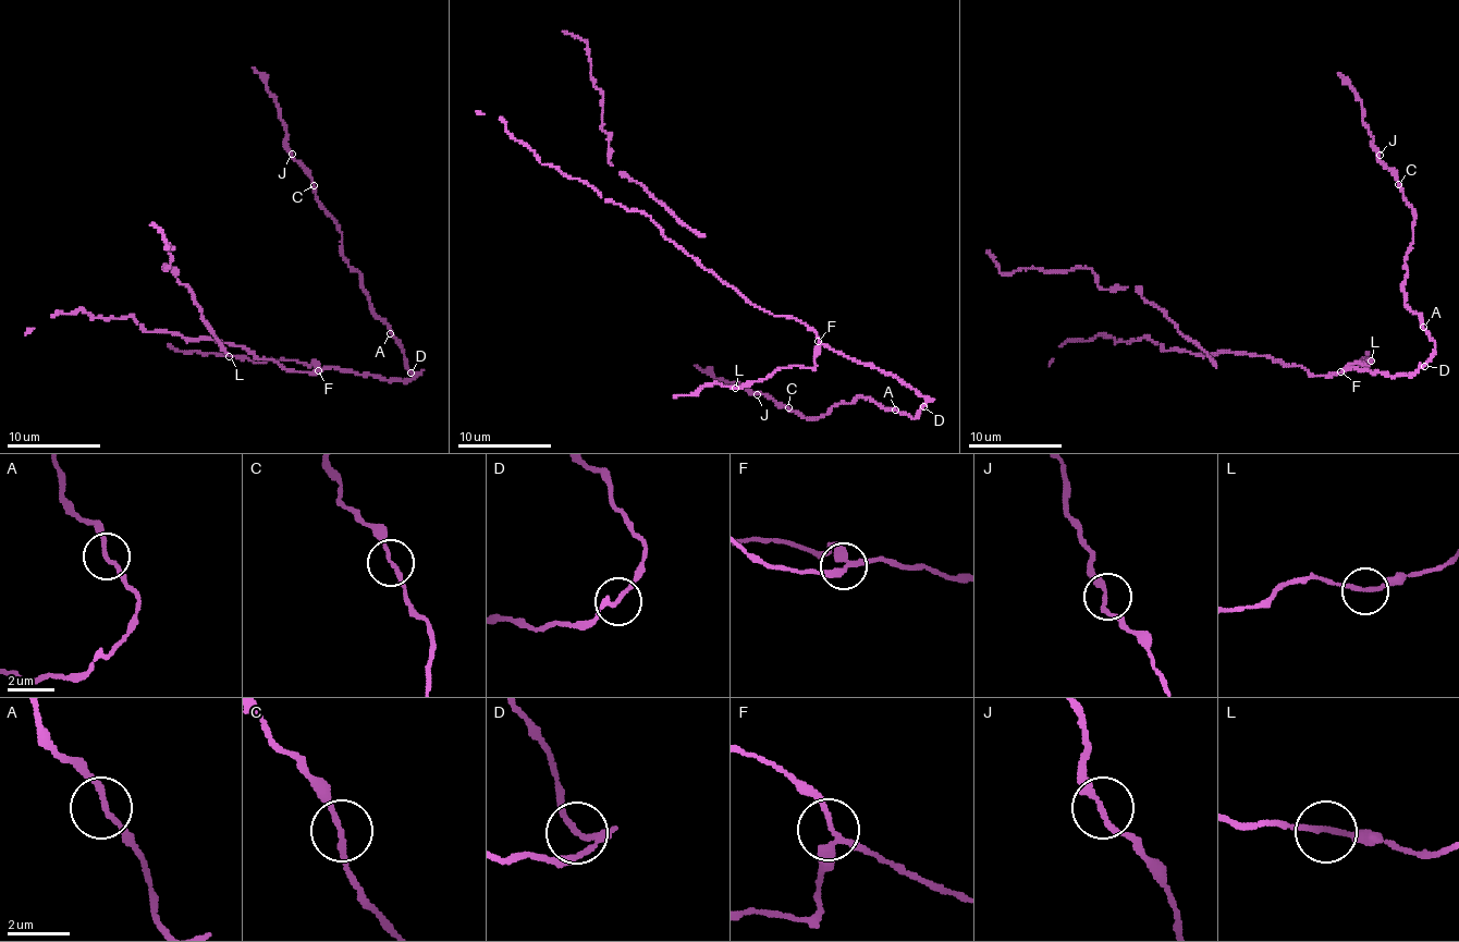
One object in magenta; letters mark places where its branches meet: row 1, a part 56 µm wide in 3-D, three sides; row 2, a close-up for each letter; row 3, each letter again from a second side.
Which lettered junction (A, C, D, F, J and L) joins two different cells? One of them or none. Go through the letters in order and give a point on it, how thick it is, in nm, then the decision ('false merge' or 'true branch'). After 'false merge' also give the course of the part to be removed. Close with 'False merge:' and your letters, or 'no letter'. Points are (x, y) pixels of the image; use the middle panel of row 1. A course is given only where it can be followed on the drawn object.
A: (895, 410) | 160 nm | true branch
C: (788, 407) | 160 nm | true branch
D: (923, 406) | 120 nm | true branch
F: (818, 341) | 160 nm | true branch
J: (757, 394) | 190 nm | true branch
L: (735, 388) | 170 nm | true branch
False merge: no letter

